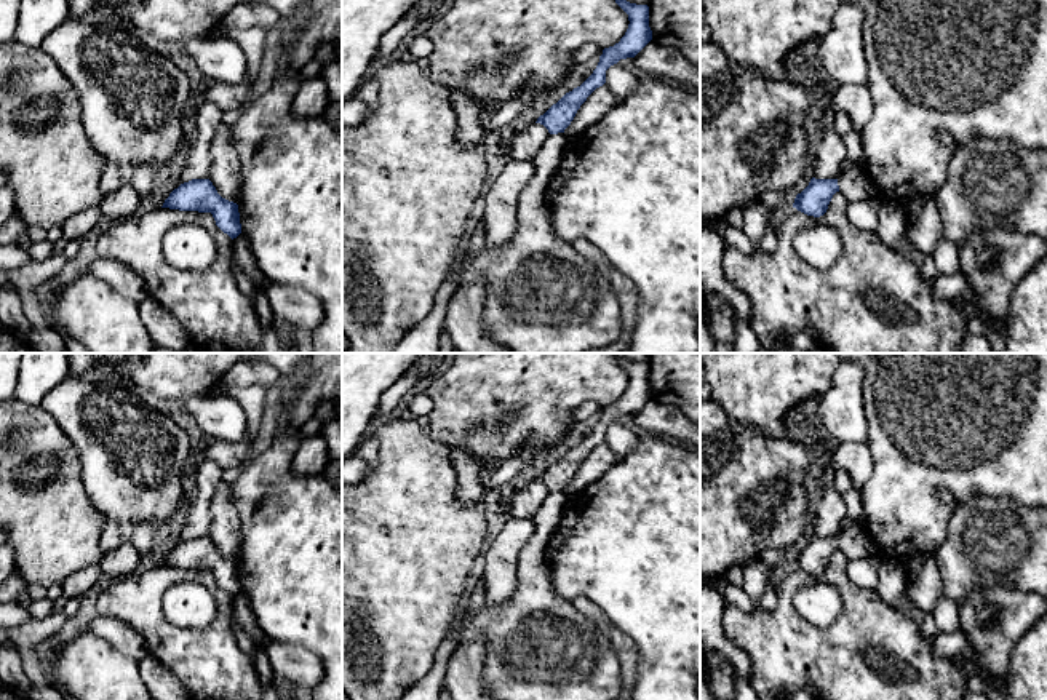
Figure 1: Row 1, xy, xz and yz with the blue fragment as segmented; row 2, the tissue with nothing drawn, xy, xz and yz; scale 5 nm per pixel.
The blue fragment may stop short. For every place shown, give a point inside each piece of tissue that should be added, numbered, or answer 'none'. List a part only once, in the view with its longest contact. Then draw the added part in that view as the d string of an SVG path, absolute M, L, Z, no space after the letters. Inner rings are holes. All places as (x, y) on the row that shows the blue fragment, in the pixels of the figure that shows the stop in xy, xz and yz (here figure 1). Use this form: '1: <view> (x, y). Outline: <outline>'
1: xz (542, 296). Outline: M564 133L550 134L532 160L534 174L518 198L518 227L512 240L499 248L483 246L462 270L460 288L483 283L484 331L513 353L587 353L617 340L620 334L620 305L611 281L591 261L577 253L572 243L558 238L551 229L545 195L553 174L567 149Z

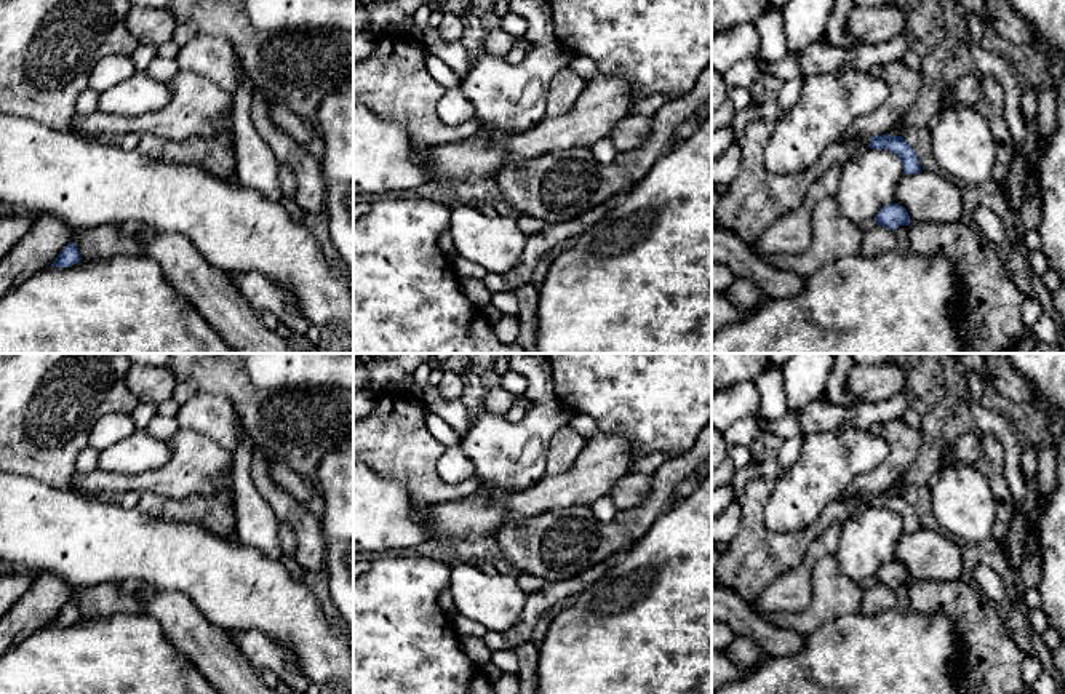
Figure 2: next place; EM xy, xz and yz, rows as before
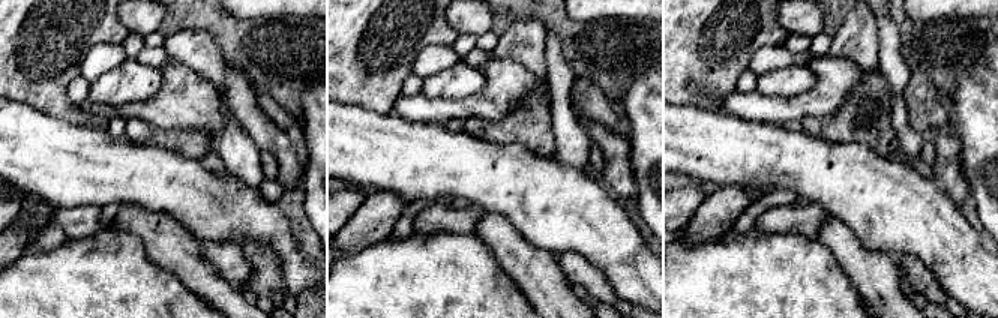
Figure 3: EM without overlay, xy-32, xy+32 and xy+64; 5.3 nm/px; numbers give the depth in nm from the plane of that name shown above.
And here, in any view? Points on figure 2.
1: yz (848, 136). Outline: M846 133L844 136L840 138L841 142L848 142L848 141L862 141L862 142L870 142L872 136L867 134L852 134L852 133Z

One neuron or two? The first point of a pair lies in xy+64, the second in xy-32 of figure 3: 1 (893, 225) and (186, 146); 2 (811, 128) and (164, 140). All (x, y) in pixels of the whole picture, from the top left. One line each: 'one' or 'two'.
1: two
2: one

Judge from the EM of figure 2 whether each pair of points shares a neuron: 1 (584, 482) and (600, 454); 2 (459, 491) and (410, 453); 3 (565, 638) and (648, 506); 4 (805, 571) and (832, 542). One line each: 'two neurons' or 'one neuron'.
1: one neuron
2: one neuron
3: two neurons
4: one neuron

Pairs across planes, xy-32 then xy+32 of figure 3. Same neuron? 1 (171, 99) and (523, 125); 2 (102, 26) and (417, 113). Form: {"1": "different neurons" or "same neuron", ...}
{"1": "different neurons", "2": "different neurons"}

